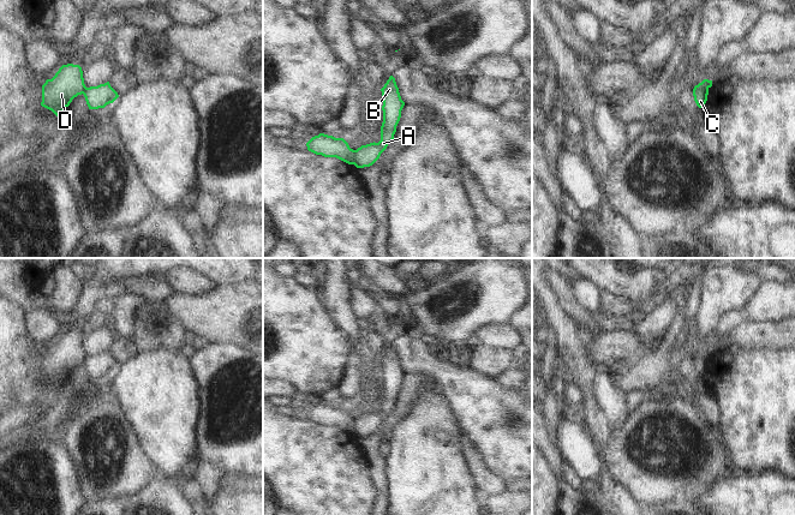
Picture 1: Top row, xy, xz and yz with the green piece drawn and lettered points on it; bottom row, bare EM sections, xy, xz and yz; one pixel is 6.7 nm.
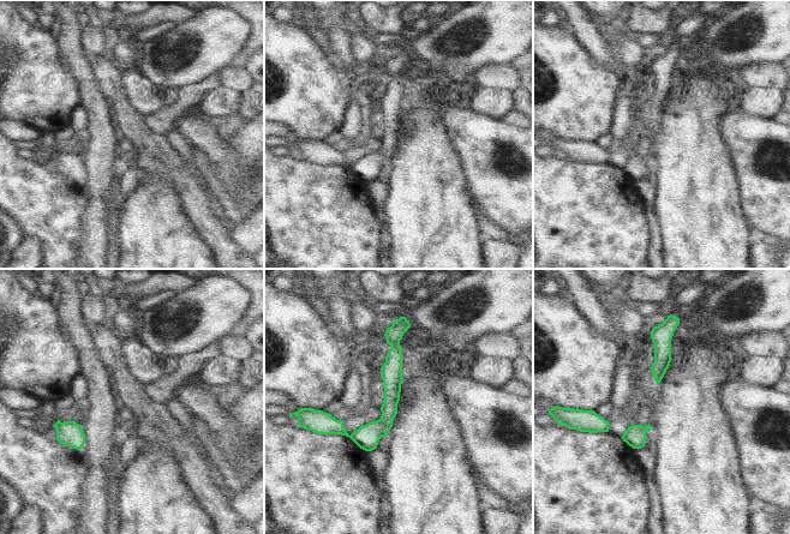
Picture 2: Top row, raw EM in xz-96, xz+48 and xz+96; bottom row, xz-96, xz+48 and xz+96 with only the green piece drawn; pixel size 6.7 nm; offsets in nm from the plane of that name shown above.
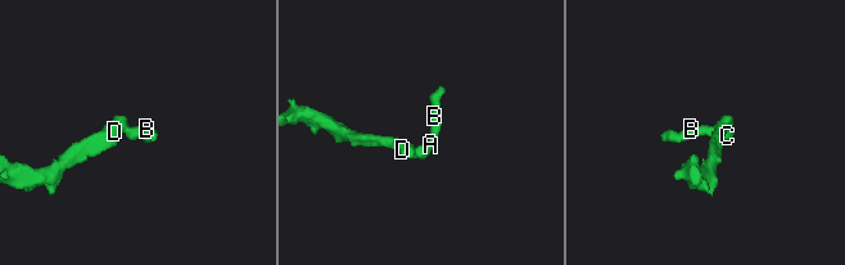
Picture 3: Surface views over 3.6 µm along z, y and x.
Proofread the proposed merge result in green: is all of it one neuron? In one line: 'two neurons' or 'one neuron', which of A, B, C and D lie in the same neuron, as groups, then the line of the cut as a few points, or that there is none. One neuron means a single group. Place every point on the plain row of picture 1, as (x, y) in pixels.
two neurons | A B C / D | xz (354, 419), (353, 432)

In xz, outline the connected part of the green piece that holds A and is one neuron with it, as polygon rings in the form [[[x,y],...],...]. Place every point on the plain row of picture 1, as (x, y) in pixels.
[[[393,345],[389,346],[381,360],[383,365],[383,391],[381,395],[381,409],[378,412],[373,411],[361,414],[354,419],[353,429],[357,437],[370,436],[379,427],[388,413],[393,411],[396,395],[401,387],[401,379],[405,371],[401,369],[399,357]]]

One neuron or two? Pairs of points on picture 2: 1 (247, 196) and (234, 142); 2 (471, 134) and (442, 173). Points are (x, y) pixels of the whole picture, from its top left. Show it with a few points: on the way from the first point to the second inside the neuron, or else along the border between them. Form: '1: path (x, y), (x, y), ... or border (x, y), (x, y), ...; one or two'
1: path (250, 182), (250, 157), (247, 155); one
2: border (446, 127), (446, 133), (459, 158), (466, 180); two

